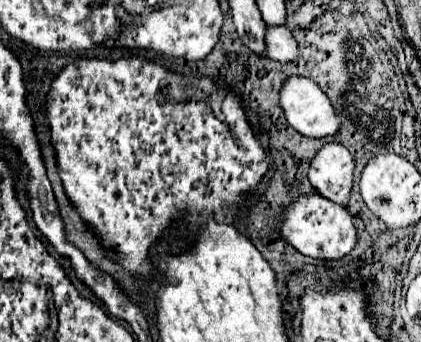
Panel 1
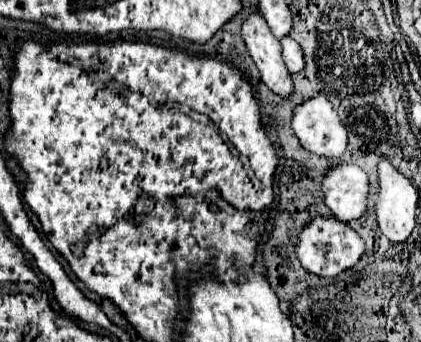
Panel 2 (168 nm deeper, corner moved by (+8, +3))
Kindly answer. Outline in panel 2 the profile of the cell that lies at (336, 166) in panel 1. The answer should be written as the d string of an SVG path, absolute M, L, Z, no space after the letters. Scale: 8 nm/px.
M354 163L332 167L322 179L326 207L344 223L358 219L366 211L368 175Z

